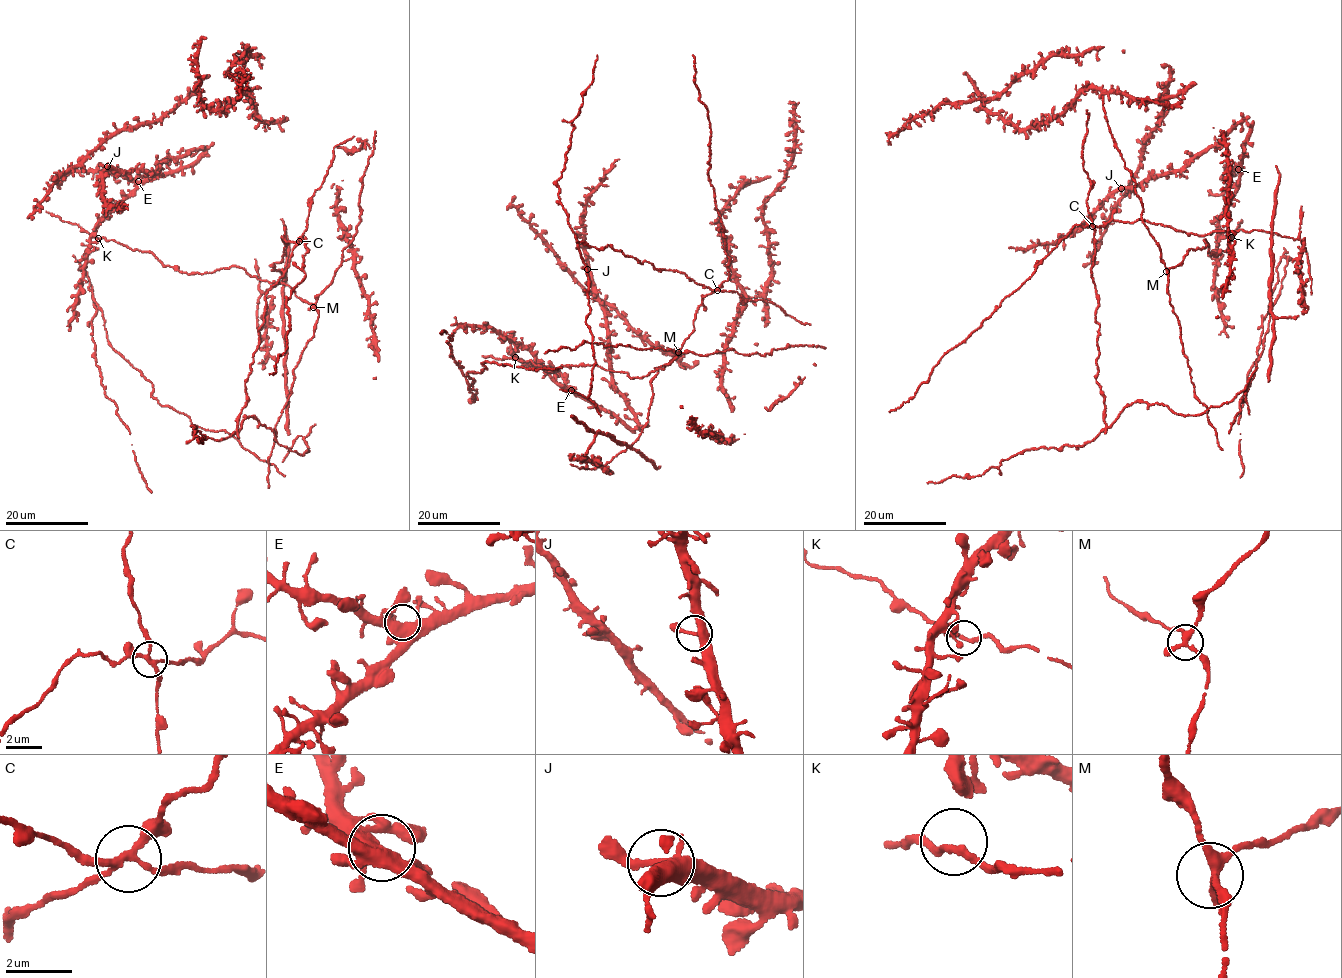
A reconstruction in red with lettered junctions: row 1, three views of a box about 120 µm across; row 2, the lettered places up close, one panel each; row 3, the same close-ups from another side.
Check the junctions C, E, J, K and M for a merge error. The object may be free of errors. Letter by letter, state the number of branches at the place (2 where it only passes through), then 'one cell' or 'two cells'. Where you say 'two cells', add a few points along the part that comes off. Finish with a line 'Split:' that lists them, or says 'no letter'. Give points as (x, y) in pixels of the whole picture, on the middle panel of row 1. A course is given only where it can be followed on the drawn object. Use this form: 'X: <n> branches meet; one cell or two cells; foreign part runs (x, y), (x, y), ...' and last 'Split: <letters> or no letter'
C: 4 branches meet; two cells; foreign part runs (717, 290), (697, 284), (676, 271), (654, 268), (650, 263), (642, 264), (609, 245), (599, 248), (577, 241)
E: 4 branches meet; one cell
J: 3 branches meet; one cell
K: 3 branches meet; one cell
M: 4 branches meet; one cell
Split: C

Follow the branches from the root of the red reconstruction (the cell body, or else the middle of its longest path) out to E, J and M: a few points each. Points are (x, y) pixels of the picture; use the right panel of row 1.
E: (1216, 255), (1232, 240), (1228, 237), (1233, 235), (1221, 236), (1219, 220), (1235, 191), (1238, 169)
J: (1216, 255), (1232, 240), (1221, 236), (1219, 220), (1238, 184), (1251, 126), (1245, 120), (1179, 171), (1121, 188)
M: (1216, 255), (1207, 252), (1209, 244), (1204, 240), (1205, 247), (1188, 249), (1183, 261), (1166, 271)

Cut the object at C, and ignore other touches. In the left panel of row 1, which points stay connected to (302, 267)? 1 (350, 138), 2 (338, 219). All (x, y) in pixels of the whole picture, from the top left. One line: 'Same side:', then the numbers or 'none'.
Same side: 2

